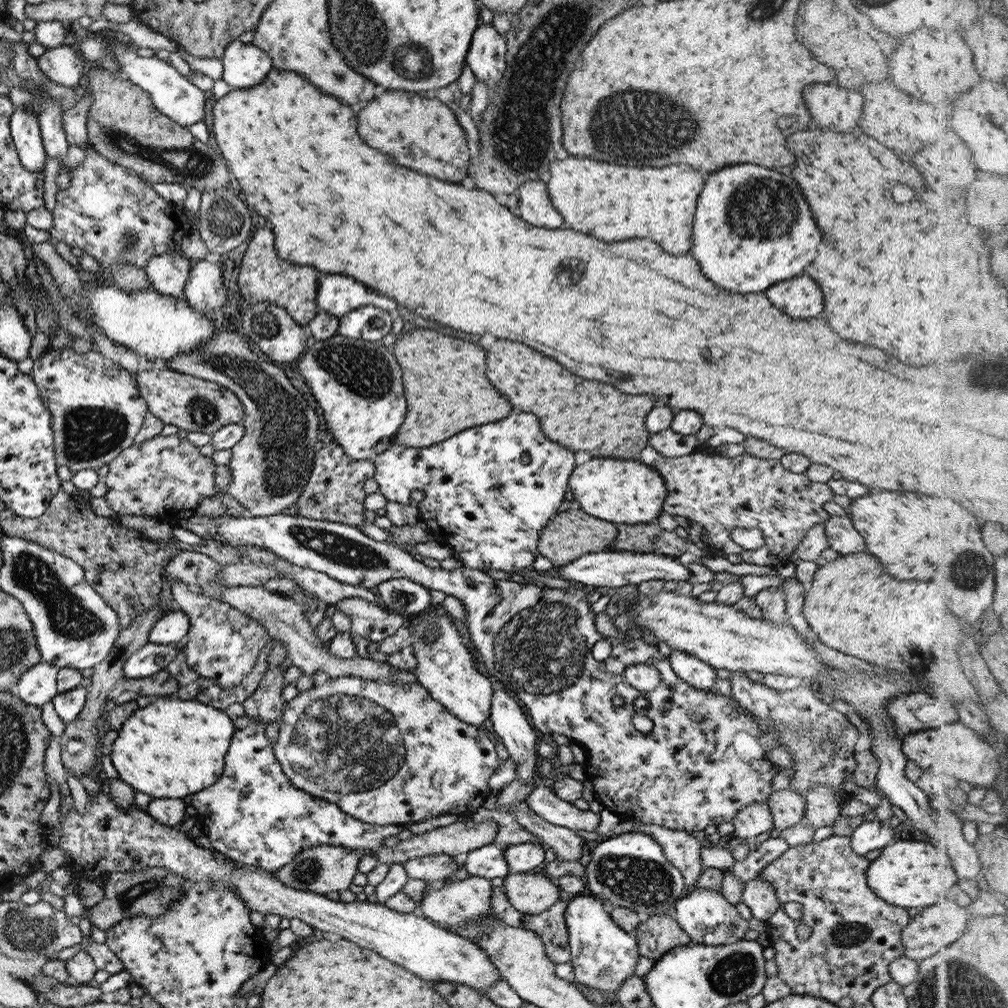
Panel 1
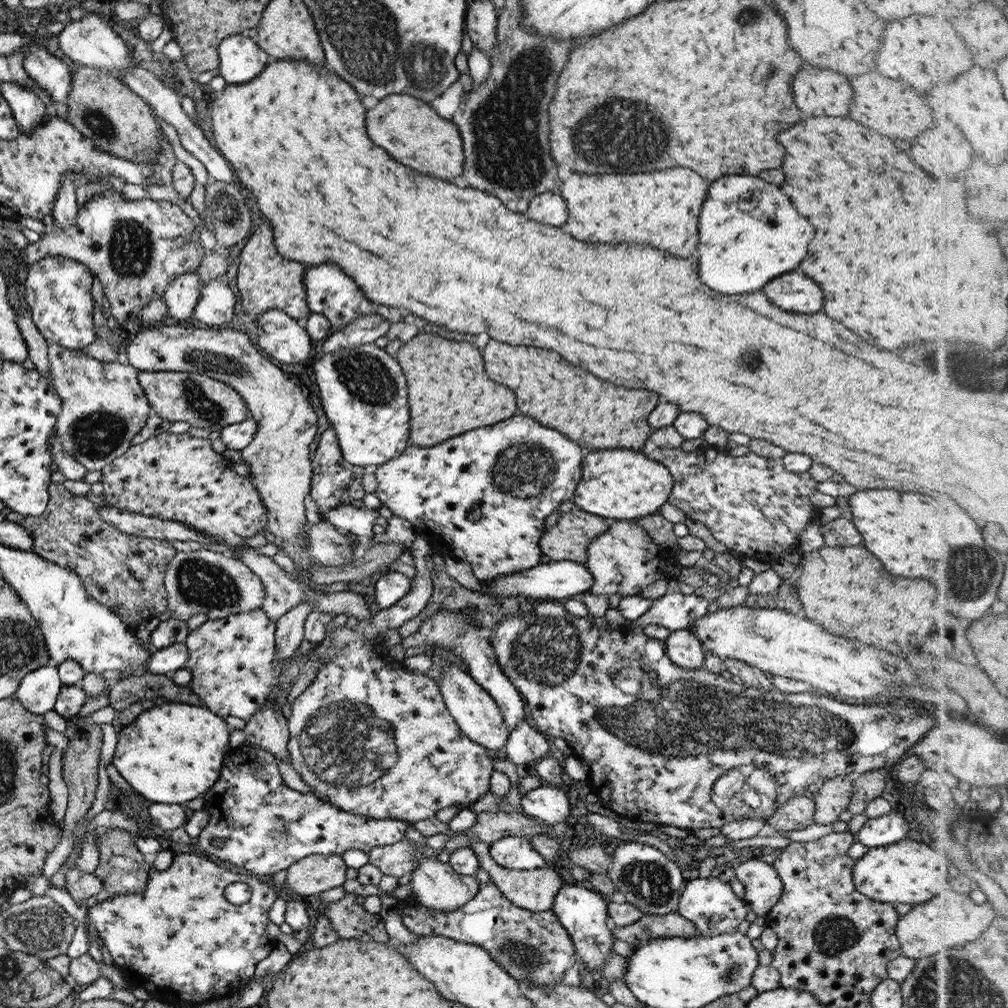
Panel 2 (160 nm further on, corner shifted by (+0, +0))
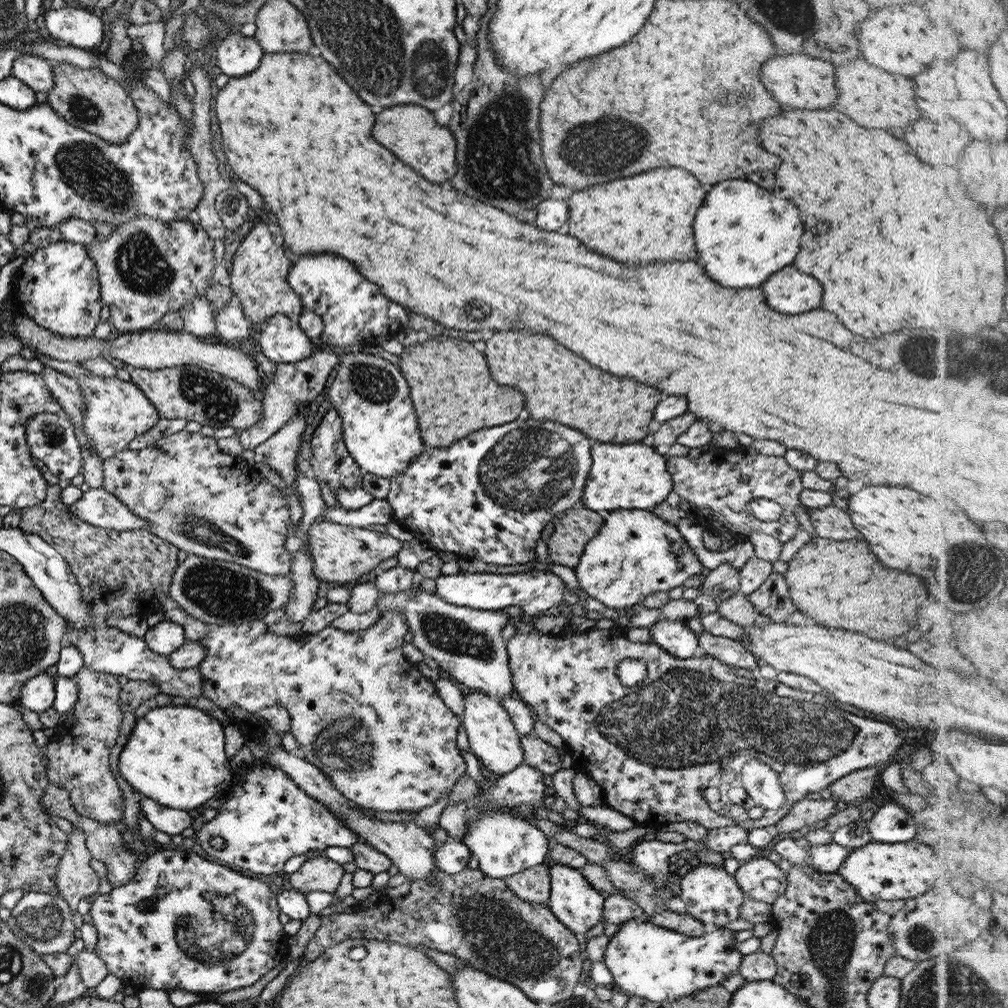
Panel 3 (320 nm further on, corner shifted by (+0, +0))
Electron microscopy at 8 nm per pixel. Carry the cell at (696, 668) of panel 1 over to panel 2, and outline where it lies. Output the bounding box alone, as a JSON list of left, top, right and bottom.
[663,630,705,670]

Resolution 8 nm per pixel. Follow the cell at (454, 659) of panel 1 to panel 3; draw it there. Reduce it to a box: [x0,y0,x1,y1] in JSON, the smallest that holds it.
[463,691,523,777]

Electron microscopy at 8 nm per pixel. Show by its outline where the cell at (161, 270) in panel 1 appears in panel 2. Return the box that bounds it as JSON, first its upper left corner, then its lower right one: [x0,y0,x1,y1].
[163,272,200,325]

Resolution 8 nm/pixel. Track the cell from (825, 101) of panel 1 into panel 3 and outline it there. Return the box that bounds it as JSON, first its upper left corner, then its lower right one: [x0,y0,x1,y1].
[760,53,835,108]

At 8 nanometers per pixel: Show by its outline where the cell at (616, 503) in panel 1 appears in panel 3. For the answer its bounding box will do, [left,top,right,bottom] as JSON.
[580,441,673,515]

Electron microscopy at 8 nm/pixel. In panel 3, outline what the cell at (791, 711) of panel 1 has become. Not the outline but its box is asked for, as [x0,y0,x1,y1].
[696,632,759,674]

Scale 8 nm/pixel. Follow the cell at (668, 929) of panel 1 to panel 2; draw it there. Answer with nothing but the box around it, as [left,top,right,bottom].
[611,912,697,946]

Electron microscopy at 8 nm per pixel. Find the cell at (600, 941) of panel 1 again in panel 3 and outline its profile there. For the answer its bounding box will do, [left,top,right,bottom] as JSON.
[545,864,604,940]

